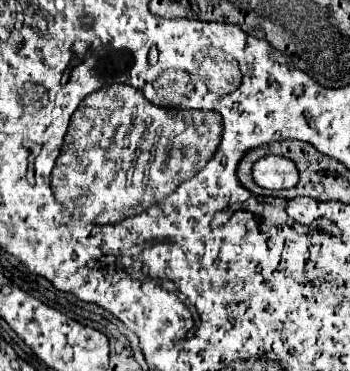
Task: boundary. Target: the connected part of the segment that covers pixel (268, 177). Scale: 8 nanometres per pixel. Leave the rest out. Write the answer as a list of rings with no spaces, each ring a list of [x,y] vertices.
[[[267,155],[255,161],[253,165],[253,181],[263,189],[291,189],[299,183],[297,167],[279,155]]]

